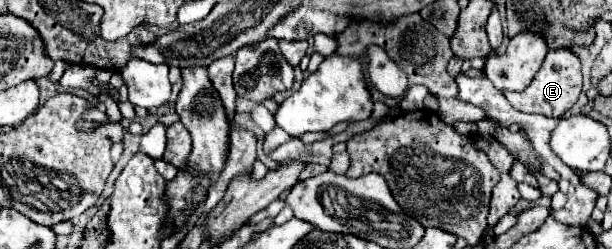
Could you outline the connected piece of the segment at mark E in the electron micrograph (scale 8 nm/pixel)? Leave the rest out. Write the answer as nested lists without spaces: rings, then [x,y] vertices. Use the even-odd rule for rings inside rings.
[[[562,49],[562,51],[550,51],[546,55],[542,67],[538,69],[536,77],[532,79],[532,83],[528,85],[526,91],[522,91],[522,93],[504,93],[504,95],[510,101],[510,105],[514,109],[522,111],[522,113],[538,113],[538,115],[560,119],[578,101],[580,91],[582,91],[580,61],[578,61],[576,53]]]

